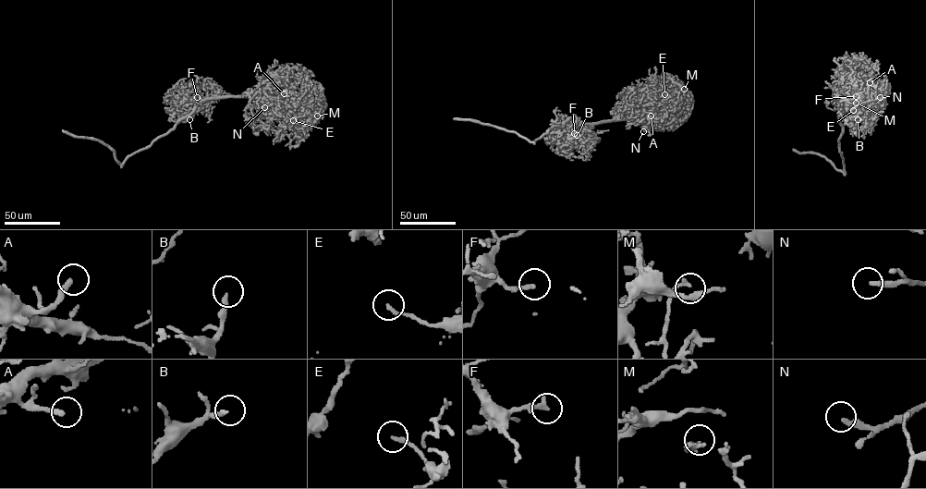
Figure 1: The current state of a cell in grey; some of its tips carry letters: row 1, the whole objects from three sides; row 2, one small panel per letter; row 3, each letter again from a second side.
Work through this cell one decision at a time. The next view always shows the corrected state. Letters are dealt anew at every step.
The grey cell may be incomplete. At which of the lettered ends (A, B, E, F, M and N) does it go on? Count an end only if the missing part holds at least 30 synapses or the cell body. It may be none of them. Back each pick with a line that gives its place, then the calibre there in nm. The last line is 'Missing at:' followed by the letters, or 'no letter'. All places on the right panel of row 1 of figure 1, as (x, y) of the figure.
A: (870, 82) | 260 nm
B: (858, 119) | 240 nm
N: (880, 97) | 280 nm
Missing at: A, B, N

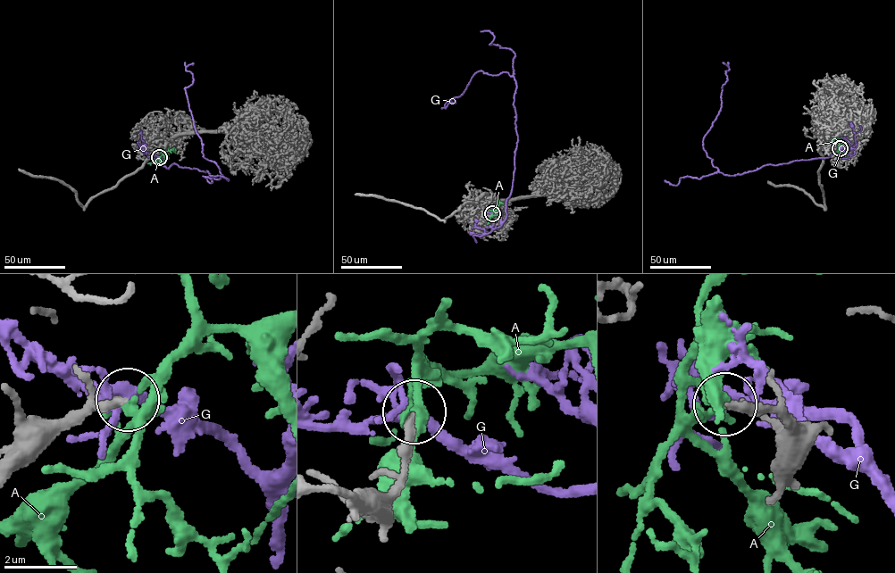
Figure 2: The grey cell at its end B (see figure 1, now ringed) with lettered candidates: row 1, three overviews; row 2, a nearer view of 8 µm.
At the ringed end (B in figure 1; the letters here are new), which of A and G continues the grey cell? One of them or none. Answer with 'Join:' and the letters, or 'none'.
Join: A

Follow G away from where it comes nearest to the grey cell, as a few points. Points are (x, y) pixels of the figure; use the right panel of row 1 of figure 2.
G: (840, 148), (850, 156), (720, 172), (703, 143), (721, 106), (729, 68), (723, 62)

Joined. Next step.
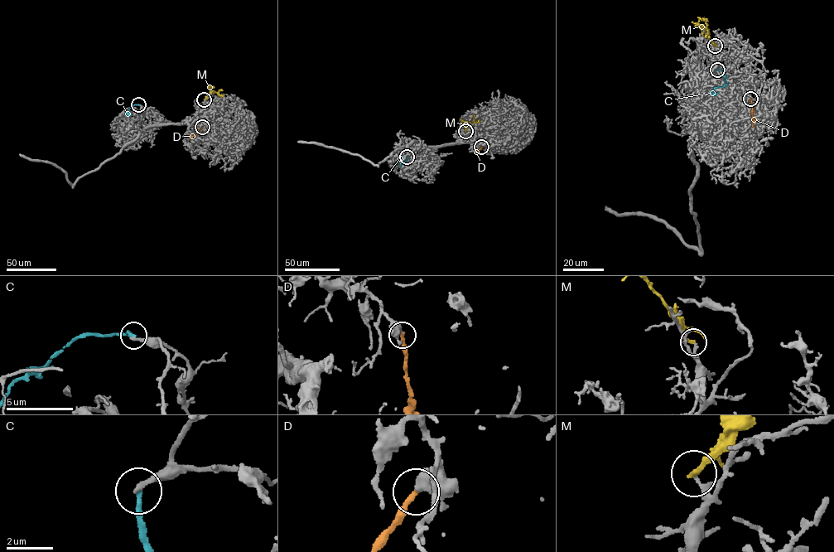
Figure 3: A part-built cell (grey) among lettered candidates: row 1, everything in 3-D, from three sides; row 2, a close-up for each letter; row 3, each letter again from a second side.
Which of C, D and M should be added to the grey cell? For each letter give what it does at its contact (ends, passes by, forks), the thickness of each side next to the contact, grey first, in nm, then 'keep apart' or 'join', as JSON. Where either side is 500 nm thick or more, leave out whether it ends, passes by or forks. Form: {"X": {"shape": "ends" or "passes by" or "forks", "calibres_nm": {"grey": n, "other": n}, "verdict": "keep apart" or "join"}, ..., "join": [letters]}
{"C": {"shape": "ends", "calibres_nm": {"grey": 220, "other": 240}, "verdict": "keep apart"}, "D": {"calibres_nm": {"grey": 600, "other": 260}, "verdict": "keep apart"}, "M": {"shape": "ends", "calibres_nm": {"grey": 200, "other": 240}, "verdict": "keep apart"}, "join": []}

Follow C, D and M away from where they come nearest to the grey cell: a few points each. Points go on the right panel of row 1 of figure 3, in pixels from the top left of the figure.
C: (716, 70), (725, 70), (722, 71), (725, 84), (716, 86), (712, 92), (715, 94), (718, 92)
D: (750, 99), (752, 127)
M: (715, 46), (706, 29), (699, 24), (695, 26)

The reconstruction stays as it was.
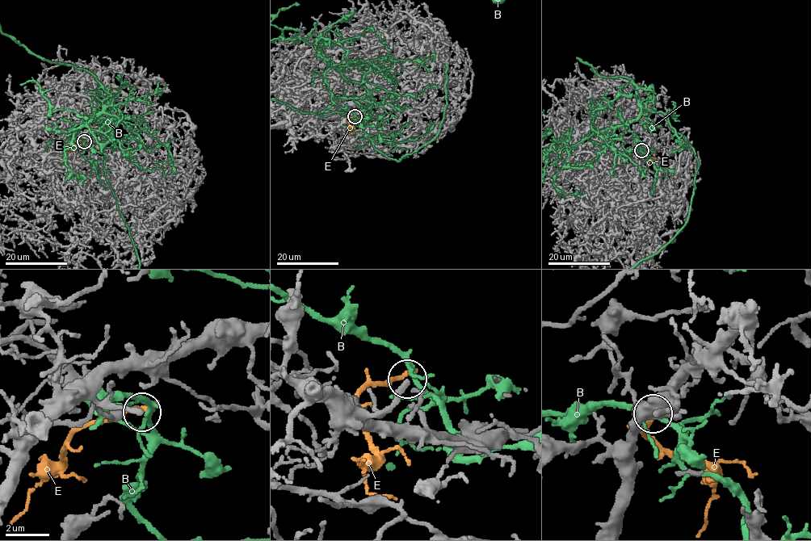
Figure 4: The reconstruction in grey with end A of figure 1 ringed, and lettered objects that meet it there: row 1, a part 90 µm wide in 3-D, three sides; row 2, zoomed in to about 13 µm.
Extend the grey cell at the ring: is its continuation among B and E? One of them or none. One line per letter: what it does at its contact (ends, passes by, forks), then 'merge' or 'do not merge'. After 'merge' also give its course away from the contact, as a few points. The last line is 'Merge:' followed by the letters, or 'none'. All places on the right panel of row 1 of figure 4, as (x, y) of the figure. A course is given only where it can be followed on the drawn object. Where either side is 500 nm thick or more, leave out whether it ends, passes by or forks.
B: it forks there; do not merge
E: it ends there; do not merge
Merge: none

